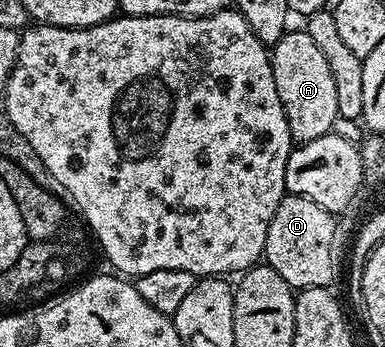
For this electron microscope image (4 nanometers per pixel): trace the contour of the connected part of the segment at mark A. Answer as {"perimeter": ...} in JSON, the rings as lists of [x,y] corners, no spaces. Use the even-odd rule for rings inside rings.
{"perimeter":[[[287,30],[270,52],[272,74],[276,78],[276,94],[284,106],[291,141],[295,145],[307,144],[321,136],[331,135],[334,123],[340,117],[336,106],[336,85],[332,79],[332,70],[328,70],[328,61],[316,47],[316,42],[305,30]]]}

